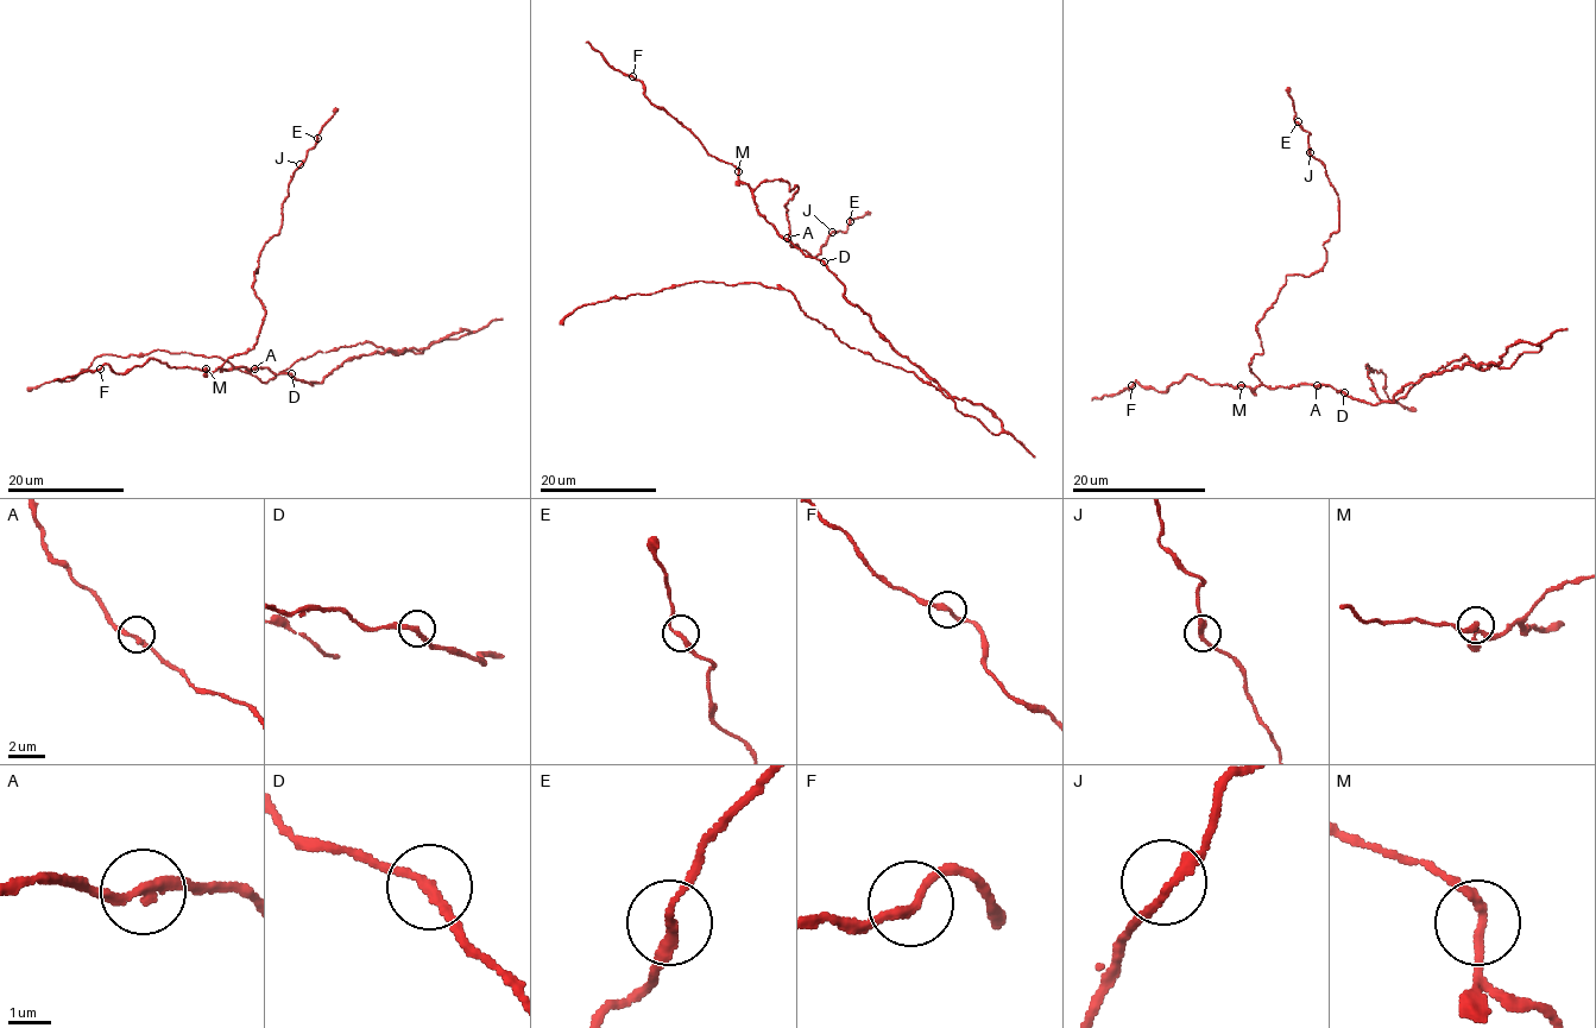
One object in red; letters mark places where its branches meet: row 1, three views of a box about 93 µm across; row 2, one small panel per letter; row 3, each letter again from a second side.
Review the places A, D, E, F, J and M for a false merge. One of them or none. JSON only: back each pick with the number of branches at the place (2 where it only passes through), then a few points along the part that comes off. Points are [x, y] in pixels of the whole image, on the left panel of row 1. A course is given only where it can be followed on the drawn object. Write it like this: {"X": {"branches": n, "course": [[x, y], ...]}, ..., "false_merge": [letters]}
{"false_merge": []}

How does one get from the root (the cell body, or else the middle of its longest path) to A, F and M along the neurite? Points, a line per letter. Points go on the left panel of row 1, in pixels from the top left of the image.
A: (330, 373), (320, 383), (309, 384), (289, 374), (254, 369)
F: (330, 373), (309, 384), (269, 369), (208, 371), (152, 358), (124, 373), (107, 364), (100, 369)
M: (330, 373), (320, 383), (309, 384), (289, 374), (275, 374), (269, 369), (206, 369)

